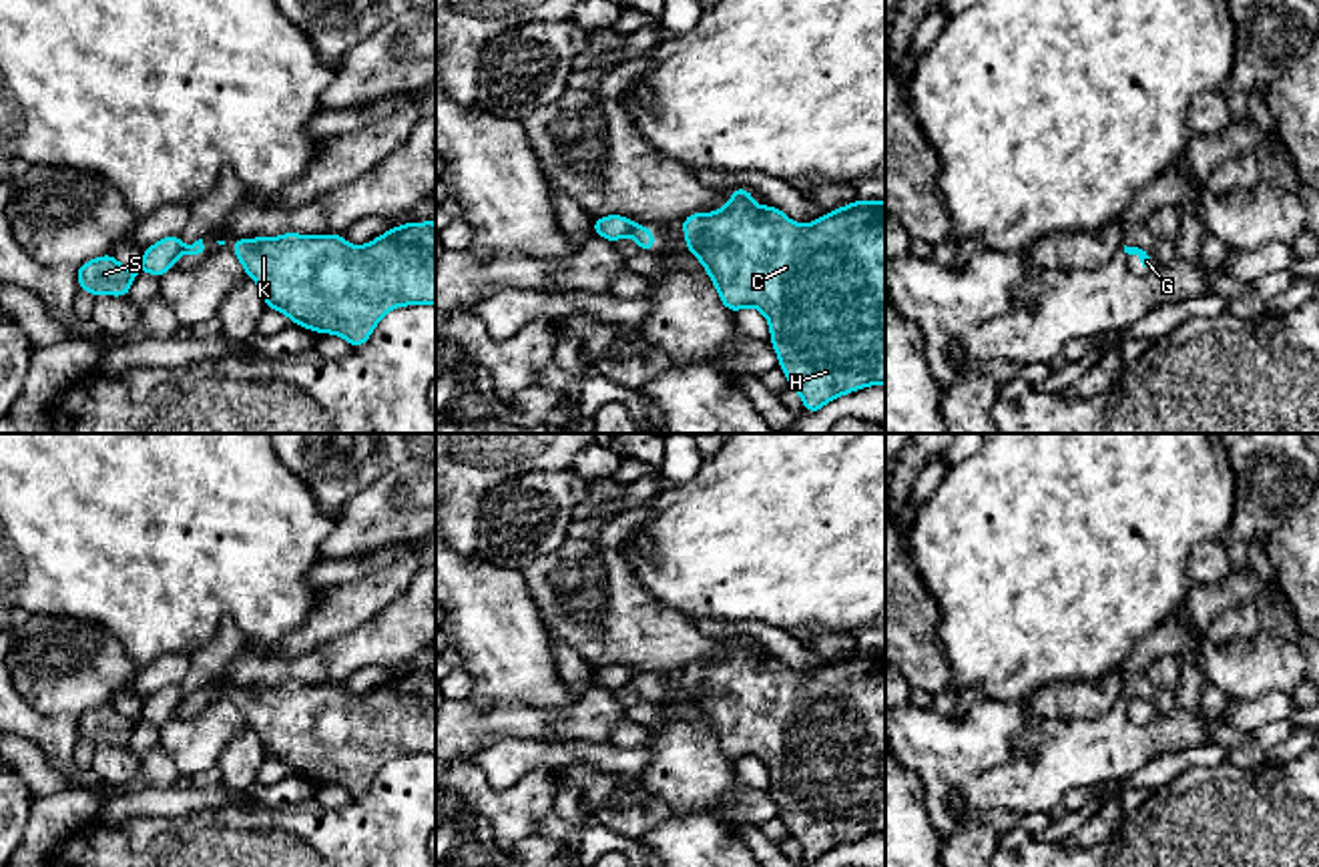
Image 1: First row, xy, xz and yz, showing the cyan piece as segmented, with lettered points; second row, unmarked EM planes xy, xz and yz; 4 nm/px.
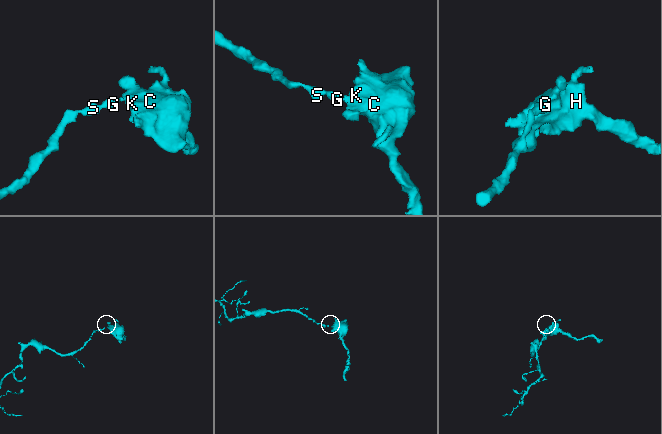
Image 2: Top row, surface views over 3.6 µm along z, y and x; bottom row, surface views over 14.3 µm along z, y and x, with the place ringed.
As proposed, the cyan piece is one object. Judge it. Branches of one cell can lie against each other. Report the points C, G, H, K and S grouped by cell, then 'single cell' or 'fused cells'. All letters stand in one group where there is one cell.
C G H K / S | fused cells

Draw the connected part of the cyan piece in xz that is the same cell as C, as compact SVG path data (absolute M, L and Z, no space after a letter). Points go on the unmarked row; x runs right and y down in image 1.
M737 636L721 660L691 662L681 678L685 698L703 712L721 753L733 763L757 757L767 767L779 817L807 863L855 839L885 833L885 650L853 650L797 674L781 658L757 656L755 646Z

